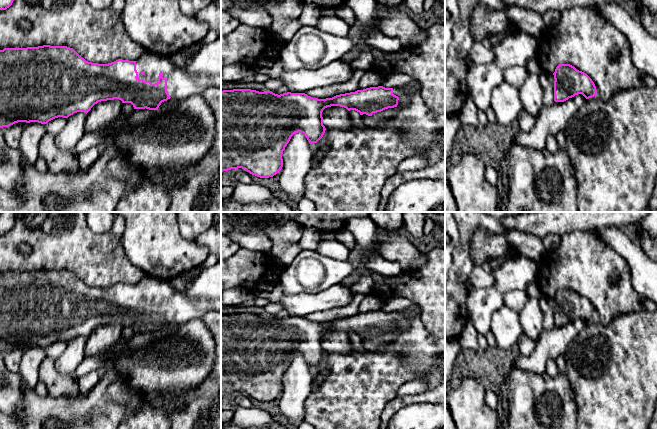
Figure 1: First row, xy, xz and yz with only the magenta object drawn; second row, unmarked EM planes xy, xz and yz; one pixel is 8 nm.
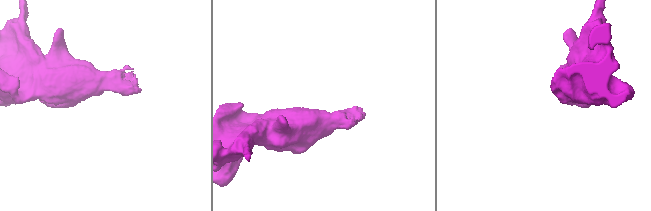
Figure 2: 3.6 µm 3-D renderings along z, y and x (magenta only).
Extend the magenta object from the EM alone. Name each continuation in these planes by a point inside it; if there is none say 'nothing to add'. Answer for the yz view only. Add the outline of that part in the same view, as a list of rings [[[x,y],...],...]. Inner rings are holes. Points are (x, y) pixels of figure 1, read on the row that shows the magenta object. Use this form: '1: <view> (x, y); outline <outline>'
nothing to add

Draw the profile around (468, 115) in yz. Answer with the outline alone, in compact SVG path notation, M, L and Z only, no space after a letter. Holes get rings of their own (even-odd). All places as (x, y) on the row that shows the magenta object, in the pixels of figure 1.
M468 97L461 110L457 114L461 124L478 126L480 124L478 121L478 111L479 109L476 107L471 98Z

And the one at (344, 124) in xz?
M340 106L327 107L322 112L325 128L336 128L347 131L351 128L352 119L348 116L348 110Z

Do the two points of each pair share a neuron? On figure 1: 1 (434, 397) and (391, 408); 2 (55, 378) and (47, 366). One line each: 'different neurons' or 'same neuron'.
1: same neuron
2: same neuron

